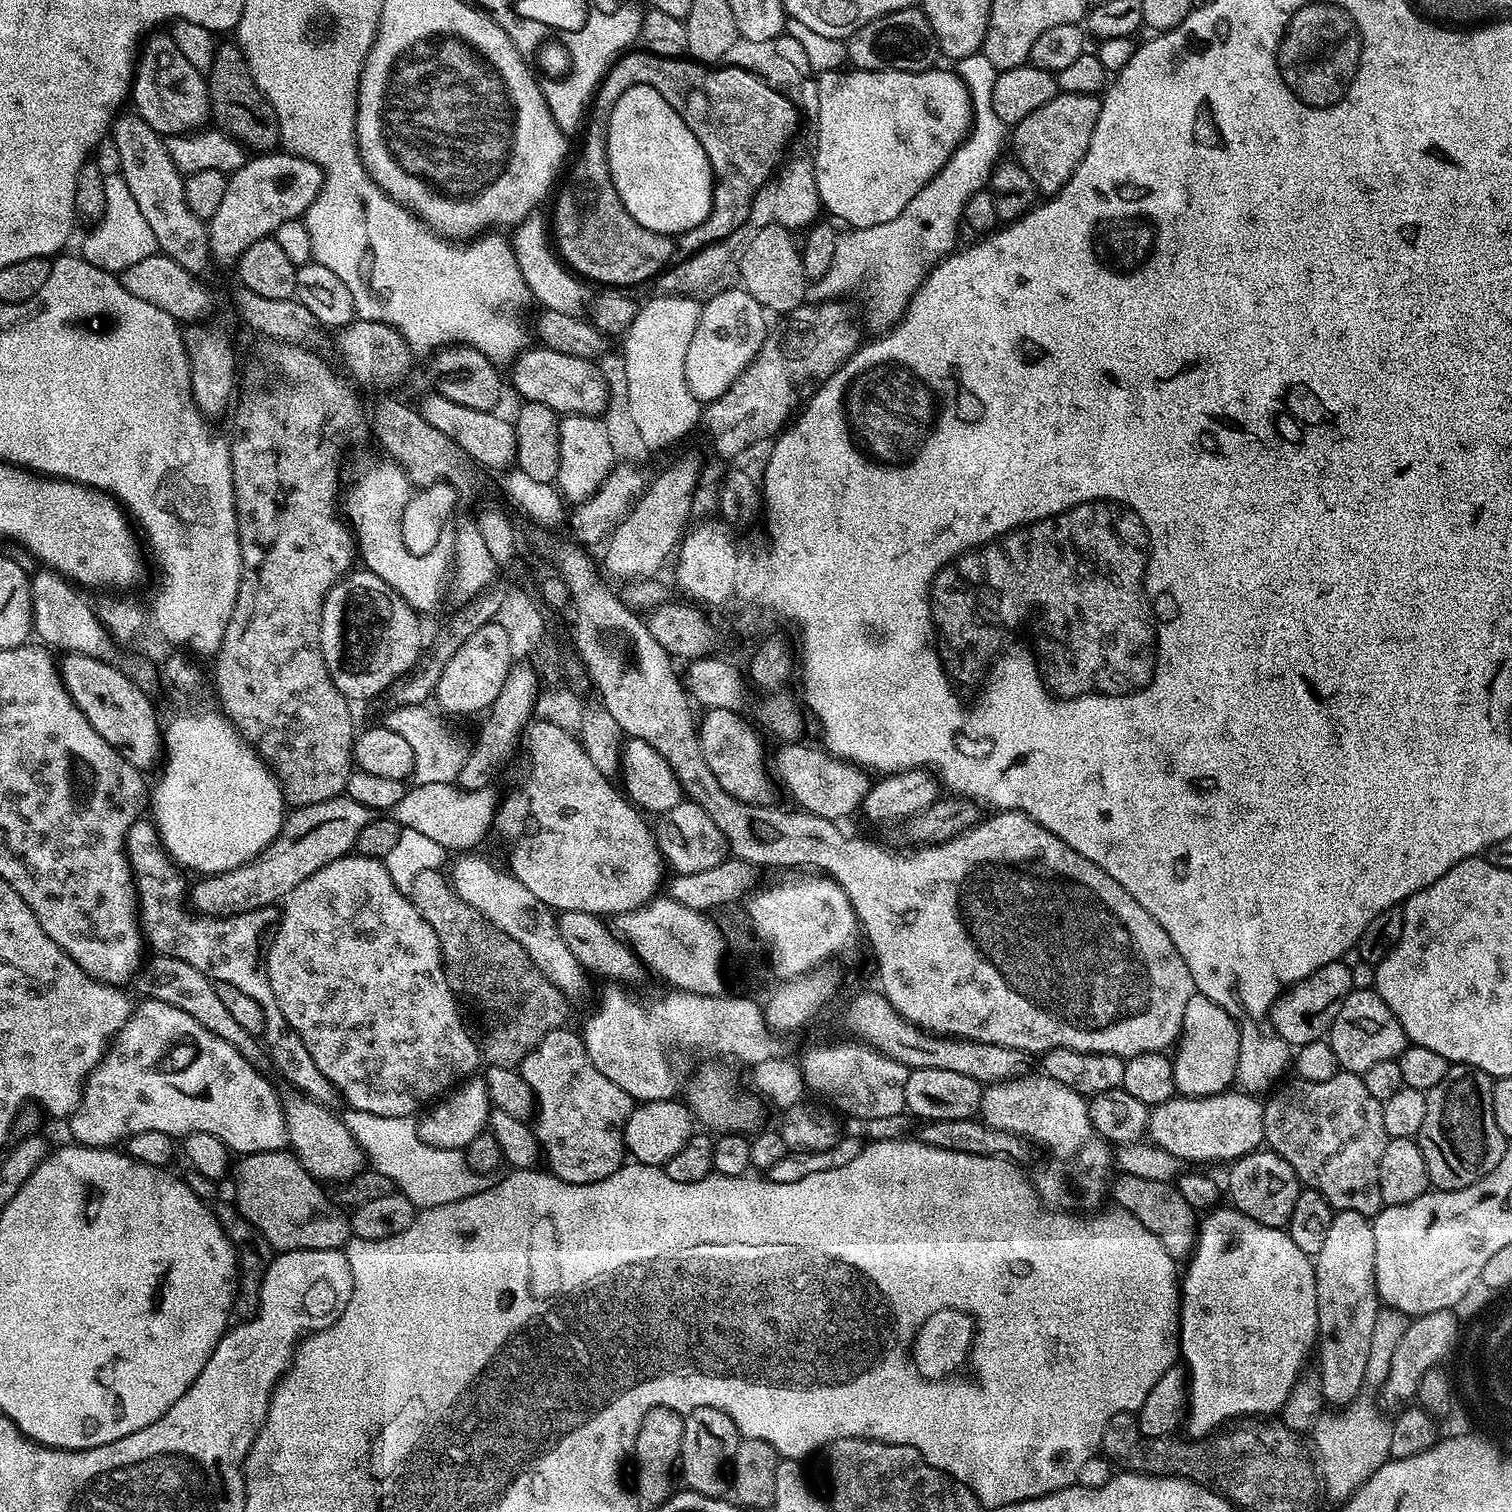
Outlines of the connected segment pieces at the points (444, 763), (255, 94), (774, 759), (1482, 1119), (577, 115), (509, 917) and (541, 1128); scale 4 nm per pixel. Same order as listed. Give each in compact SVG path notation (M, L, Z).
M423 704L395 705L382 720L383 727L401 735L414 751L414 770L411 779L415 785L429 785L431 783L455 783L461 774L467 756L467 747L444 726L442 719L434 710Z
M232 42L224 45L221 43L213 55L213 65L206 73L206 79L210 116L215 127L227 132L243 144L245 149L256 154L267 154L280 144L280 127L276 112L258 90L239 46Z
M784 742L779 746L780 749L770 756L770 772L774 777L775 783L784 787L784 792L793 800L797 809L818 814L827 820L837 822L843 821L843 816L848 816L852 811L859 809L864 803L866 794L871 790L873 781L865 769L856 767L855 764L849 764L846 760L837 760L835 756L829 756L827 752L819 747L807 748L801 742Z
M1454 1064L1446 1070L1446 1078L1426 1094L1426 1119L1418 1143L1426 1158L1431 1187L1453 1192L1486 1178L1502 1162L1509 1141L1498 1130L1492 1097L1493 1077L1469 1064Z
M624 2L613 12L602 11L600 16L592 16L588 28L576 33L572 40L562 40L571 59L569 72L561 79L543 79L540 89L555 124L566 136L577 135L583 129L587 110L604 76L614 61L639 41L643 13L642 8Z
M472 850L465 851L452 864L450 883L452 889L478 914L484 916L485 921L499 932L505 932L530 958L530 962L543 976L569 998L575 998L583 990L586 980L586 970L570 954L570 946L562 942L562 934L556 929L556 916L553 909L544 905L541 900L534 898L518 878L512 876L511 871L503 867L495 868L484 856L475 856Z
M571 1027L556 1028L518 1065L518 1073L530 1086L535 1100L534 1127L540 1143L543 1159L553 1176L571 1184L593 1184L610 1178L622 1167L626 1160L624 1127L634 1107L632 1097L614 1086L606 1074L601 1074L598 1066L590 1062L590 1054L584 1045L584 1037L579 1031L571 1032Z

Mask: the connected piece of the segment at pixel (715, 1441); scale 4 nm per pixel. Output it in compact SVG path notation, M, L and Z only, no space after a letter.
M696 1408L684 1416L684 1437L678 1461L684 1484L700 1495L723 1497L726 1492L726 1469L731 1465L742 1437L734 1422L722 1410Z

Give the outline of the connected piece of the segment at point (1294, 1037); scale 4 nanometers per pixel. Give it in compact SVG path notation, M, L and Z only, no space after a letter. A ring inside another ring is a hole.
M1335 960L1302 978L1272 1003L1270 1027L1286 1041L1289 1046L1309 1044L1321 1039L1331 1029L1334 1018L1338 1018L1338 1010L1342 1010L1342 1002L1354 991L1352 986L1352 970L1344 960Z

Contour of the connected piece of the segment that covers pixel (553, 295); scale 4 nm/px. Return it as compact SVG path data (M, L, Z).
M539 211L531 212L511 233L512 249L518 258L518 266L522 270L522 278L526 278L531 299L540 303L541 309L558 310L558 314L580 316L586 308L586 295L579 279L562 263L561 257L554 251L550 243L550 228L544 225Z

